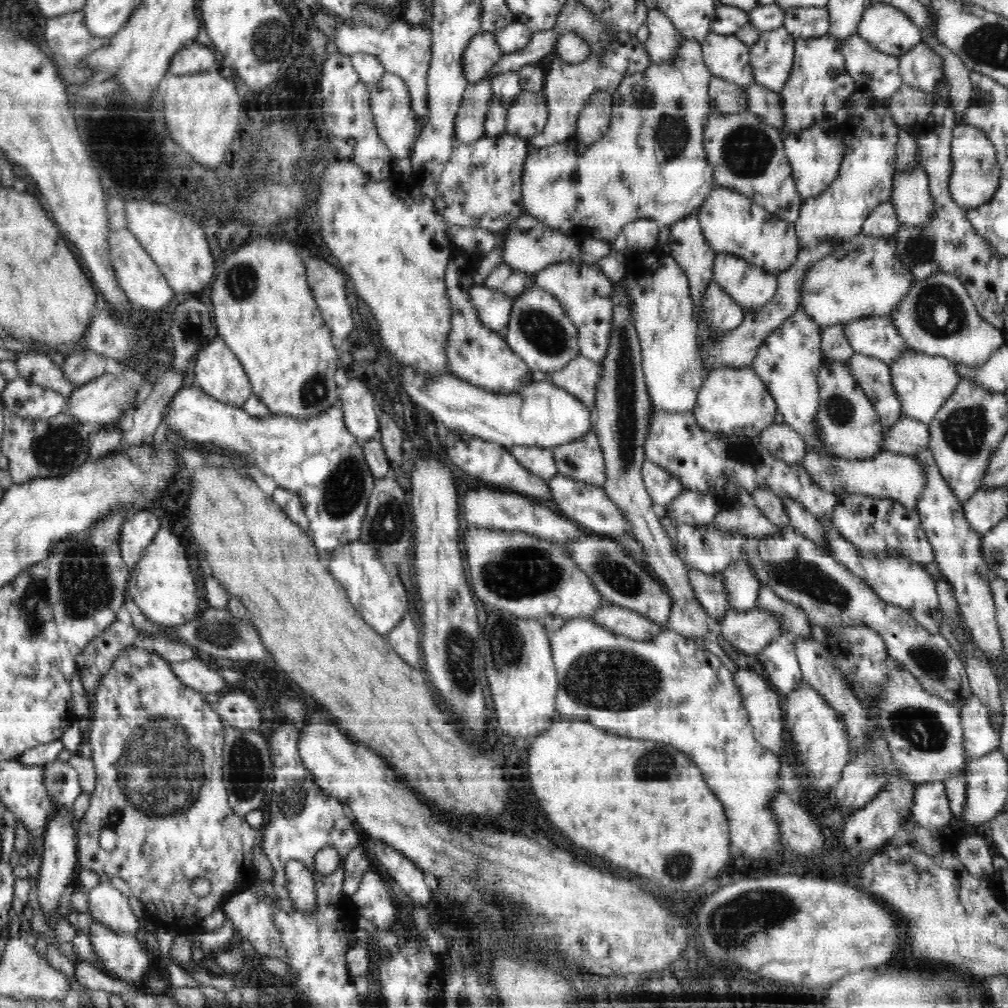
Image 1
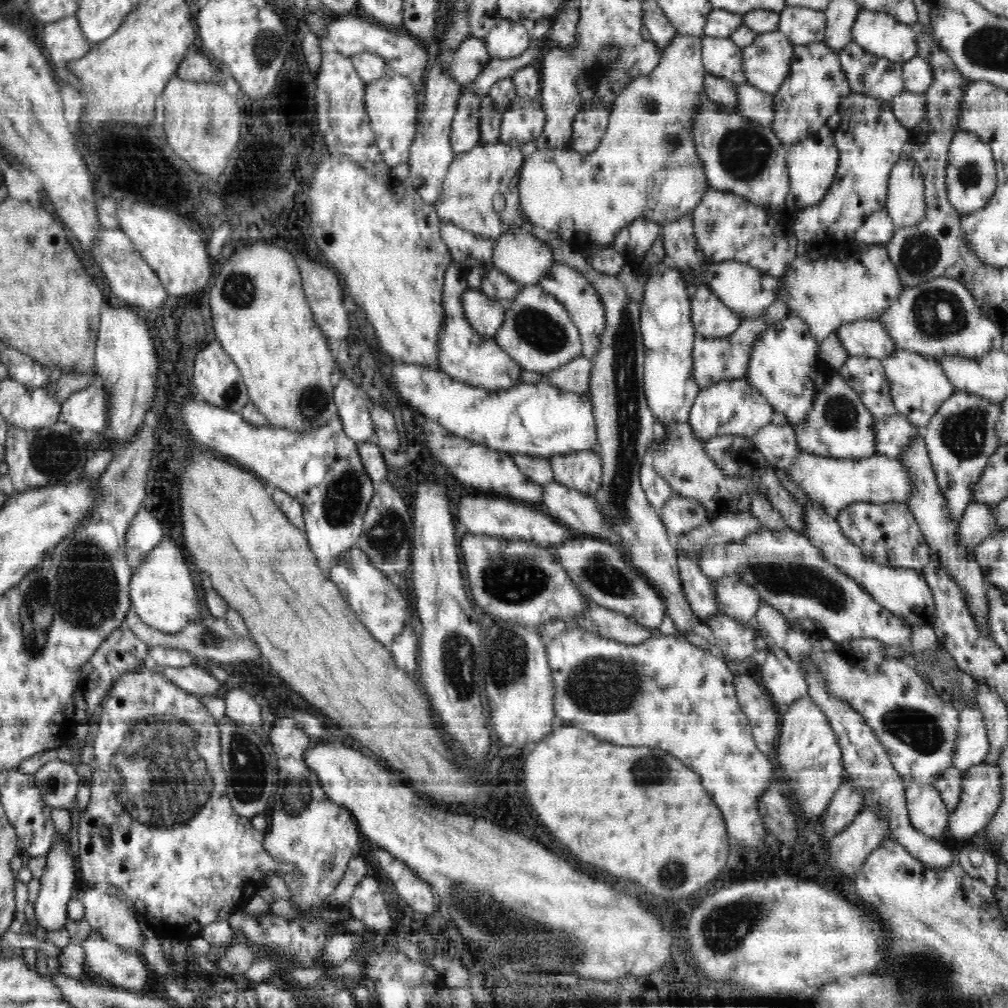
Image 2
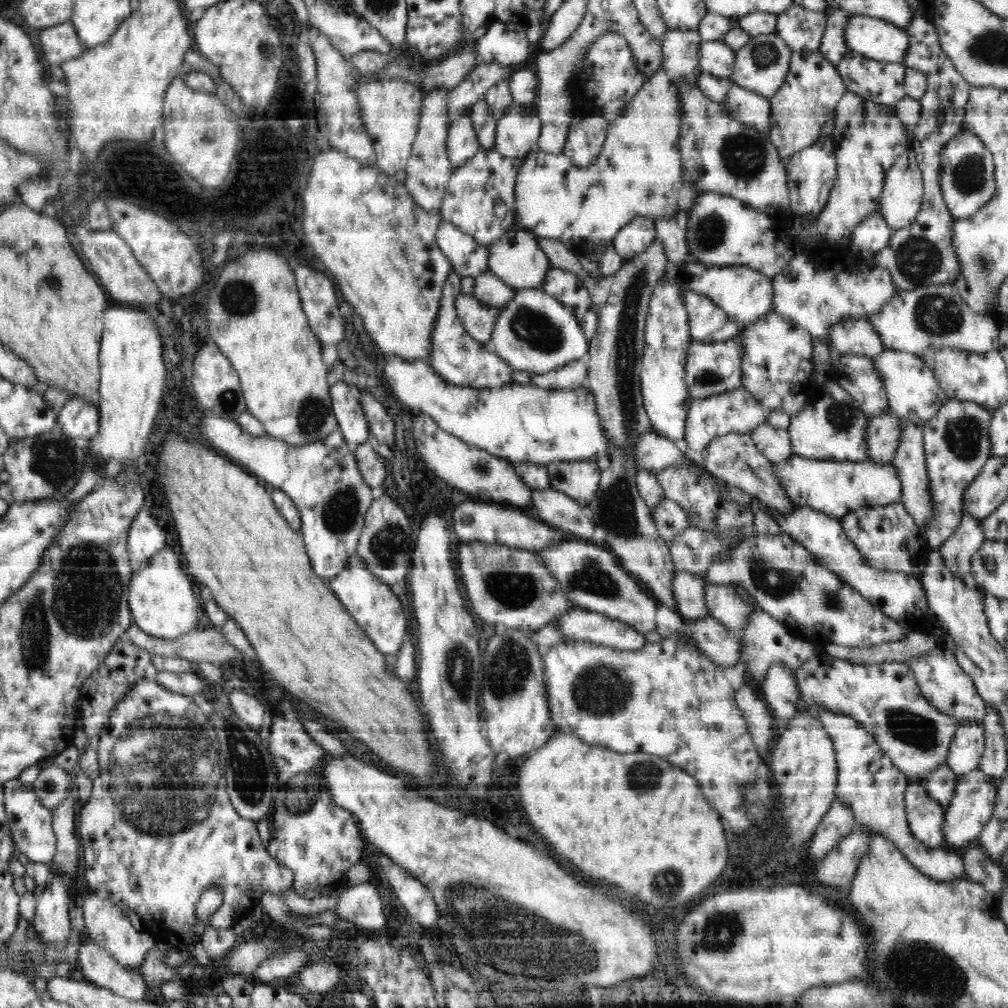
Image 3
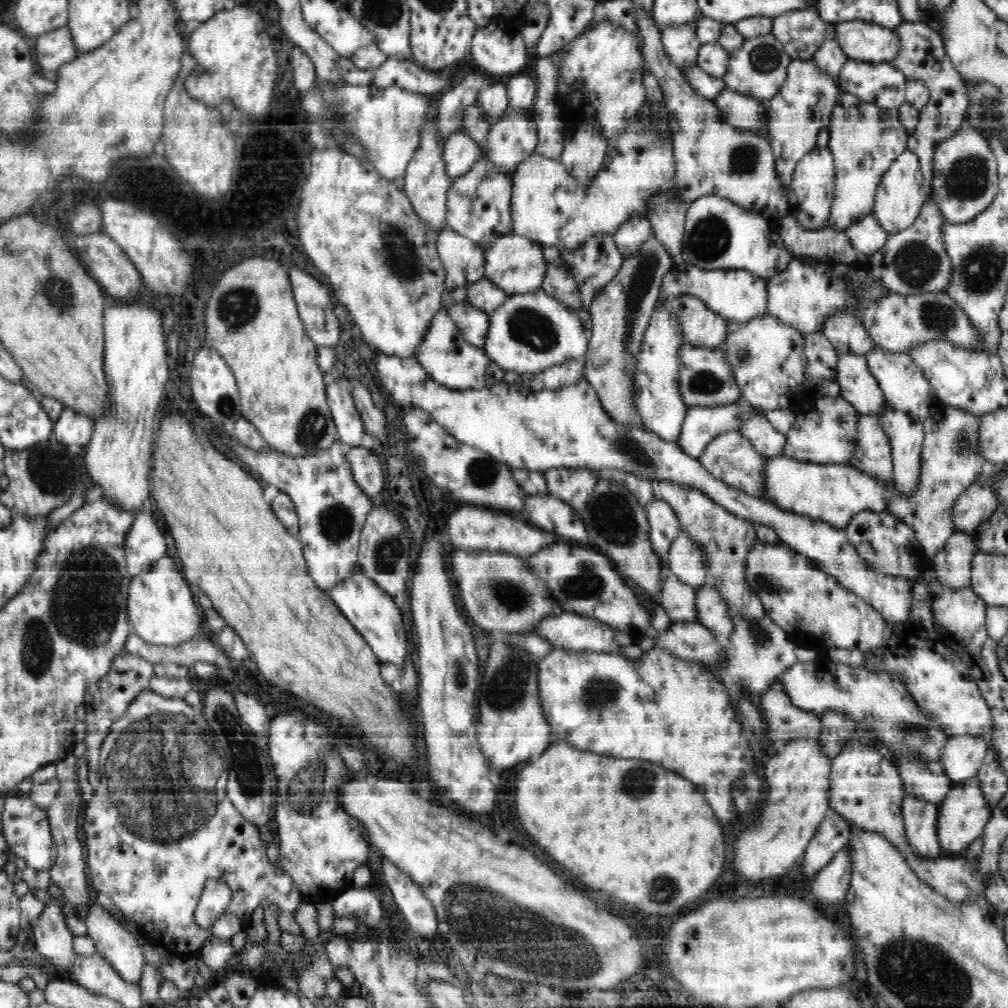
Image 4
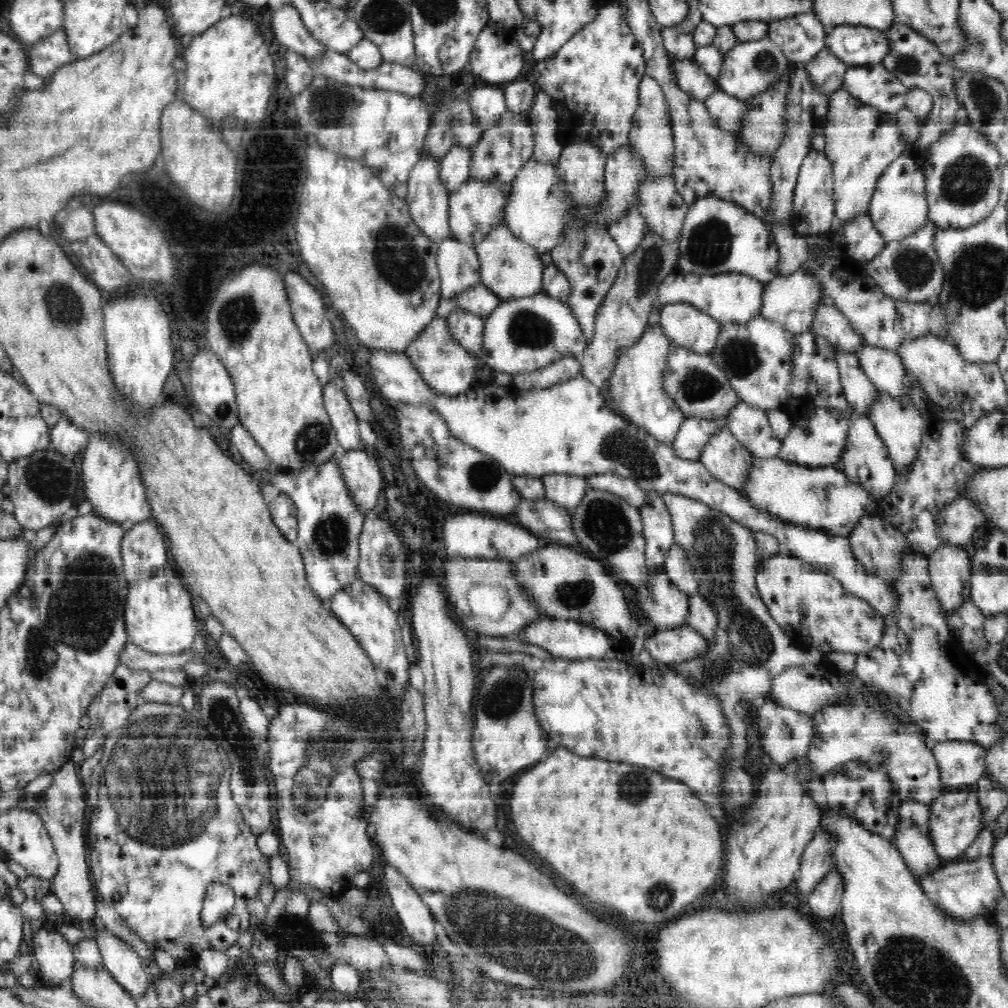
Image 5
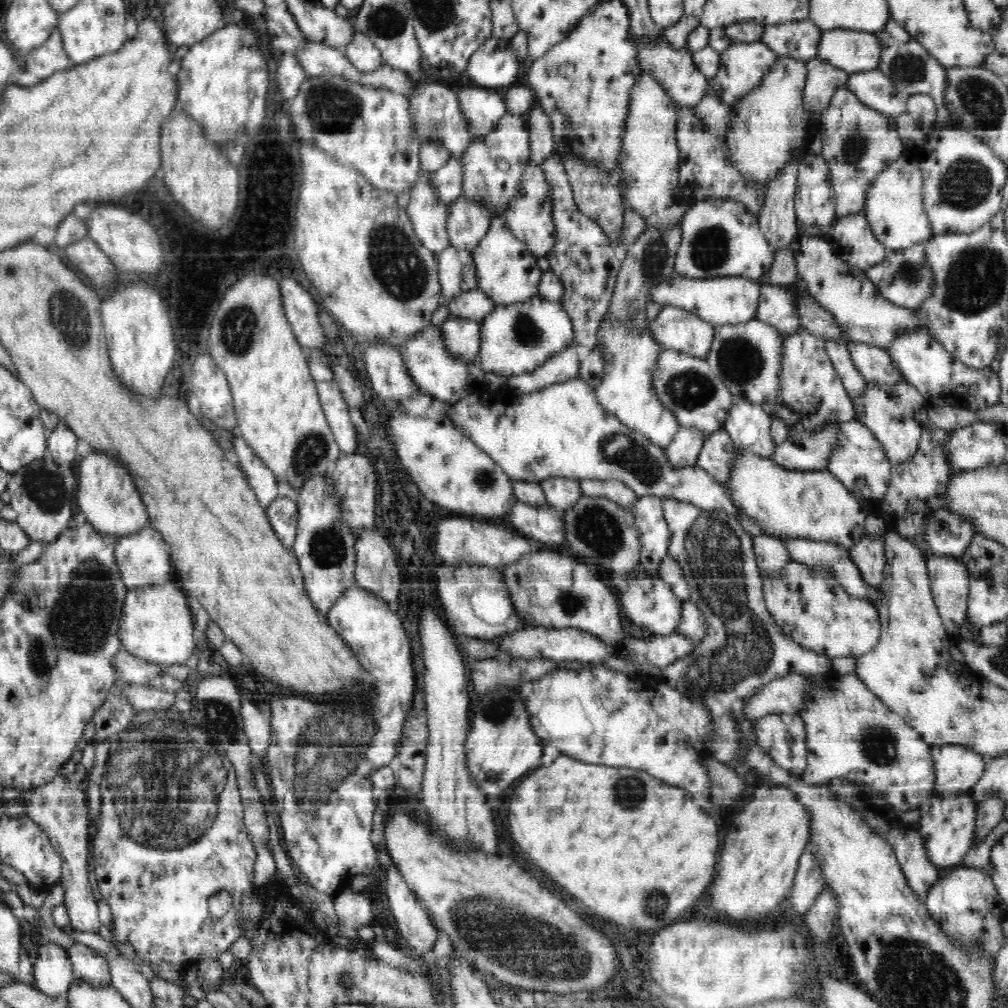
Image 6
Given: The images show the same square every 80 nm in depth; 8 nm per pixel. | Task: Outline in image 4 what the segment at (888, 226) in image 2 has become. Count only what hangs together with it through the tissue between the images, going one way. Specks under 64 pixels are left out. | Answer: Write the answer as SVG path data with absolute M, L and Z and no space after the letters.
M864 215L845 231L849 246L860 254L864 254L865 260L880 250L888 240L888 233L884 232L880 223L873 215Z

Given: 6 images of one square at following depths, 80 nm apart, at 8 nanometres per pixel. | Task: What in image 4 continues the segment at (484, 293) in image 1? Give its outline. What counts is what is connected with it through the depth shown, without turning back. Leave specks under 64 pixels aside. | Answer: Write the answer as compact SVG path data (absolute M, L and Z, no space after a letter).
M466 300L456 302L447 312L464 340L478 349L483 348L488 336L490 314L471 306Z

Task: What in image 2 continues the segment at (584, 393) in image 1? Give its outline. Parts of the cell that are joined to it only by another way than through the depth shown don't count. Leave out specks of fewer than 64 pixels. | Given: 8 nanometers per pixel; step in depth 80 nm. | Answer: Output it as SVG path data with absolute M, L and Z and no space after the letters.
M580 355L574 360L562 365L559 369L542 373L540 382L555 386L565 391L577 391L589 394L589 379L592 372L593 359Z

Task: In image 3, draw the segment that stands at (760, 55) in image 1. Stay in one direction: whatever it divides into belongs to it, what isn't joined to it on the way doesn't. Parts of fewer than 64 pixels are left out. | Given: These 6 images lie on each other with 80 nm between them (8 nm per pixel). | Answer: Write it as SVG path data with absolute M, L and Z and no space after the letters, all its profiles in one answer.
M776 32L752 37L749 45L736 51L730 80L734 85L765 98L775 96L788 77L792 54L788 44Z

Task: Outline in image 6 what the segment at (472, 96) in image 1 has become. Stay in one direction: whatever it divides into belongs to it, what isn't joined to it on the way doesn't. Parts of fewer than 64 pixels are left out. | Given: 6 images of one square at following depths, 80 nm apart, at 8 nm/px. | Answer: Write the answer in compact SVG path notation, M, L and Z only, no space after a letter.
M451 157L430 178L430 187L436 189L438 200L448 206L461 196L462 158Z

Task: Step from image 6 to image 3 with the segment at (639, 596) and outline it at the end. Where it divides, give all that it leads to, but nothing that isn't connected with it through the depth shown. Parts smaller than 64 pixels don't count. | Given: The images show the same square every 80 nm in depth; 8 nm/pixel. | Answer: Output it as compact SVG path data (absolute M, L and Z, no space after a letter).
M675 570L672 576L672 596L674 608L675 602L678 602L680 616L694 621L708 617L708 607L704 601L708 582L704 577L692 575Z

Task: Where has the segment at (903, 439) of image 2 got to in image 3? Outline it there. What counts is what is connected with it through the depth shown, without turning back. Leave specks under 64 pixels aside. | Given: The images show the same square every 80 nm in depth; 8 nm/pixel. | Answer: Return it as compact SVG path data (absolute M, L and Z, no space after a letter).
M892 412L884 416L868 417L868 459L876 463L891 463L894 460L897 443L900 442L898 422L900 419Z

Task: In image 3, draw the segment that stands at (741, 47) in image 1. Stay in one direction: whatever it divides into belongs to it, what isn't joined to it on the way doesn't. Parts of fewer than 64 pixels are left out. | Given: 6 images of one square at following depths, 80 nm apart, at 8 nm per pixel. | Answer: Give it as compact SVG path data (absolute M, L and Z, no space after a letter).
M710 40L701 45L699 66L703 72L713 76L730 79L733 64L736 61L736 51L722 40Z

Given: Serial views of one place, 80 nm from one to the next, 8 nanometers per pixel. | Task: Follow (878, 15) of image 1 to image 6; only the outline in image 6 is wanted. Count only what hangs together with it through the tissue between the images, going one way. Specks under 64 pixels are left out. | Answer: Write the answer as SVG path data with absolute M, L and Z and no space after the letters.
M836 29L823 32L817 57L852 74L878 67L881 55L882 46L876 33Z

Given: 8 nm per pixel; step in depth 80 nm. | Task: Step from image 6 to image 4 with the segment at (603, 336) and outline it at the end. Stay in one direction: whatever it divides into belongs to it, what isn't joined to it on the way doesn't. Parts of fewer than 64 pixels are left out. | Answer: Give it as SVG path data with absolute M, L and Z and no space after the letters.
M658 301L651 314L648 328L644 334L644 340L642 340L640 351L637 352L635 358L635 371L631 374L632 393L636 393L634 403L636 403L636 412L637 416L640 416L642 428L656 433L656 436L660 437L662 441L677 443L687 410L689 409L688 405L684 404L684 401L681 400L679 392L677 392L677 385L675 384L677 362L679 361L677 360L677 352L680 351L681 346L685 342L679 336L679 330L675 326L675 318L667 312L668 302L670 301L660 304L660 301Z

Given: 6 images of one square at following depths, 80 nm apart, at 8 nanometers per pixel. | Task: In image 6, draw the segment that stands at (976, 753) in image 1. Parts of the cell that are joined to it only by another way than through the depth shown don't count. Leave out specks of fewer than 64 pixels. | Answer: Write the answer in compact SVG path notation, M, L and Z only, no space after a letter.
M962 745L931 747L935 796L950 798L972 789L983 776L986 758Z

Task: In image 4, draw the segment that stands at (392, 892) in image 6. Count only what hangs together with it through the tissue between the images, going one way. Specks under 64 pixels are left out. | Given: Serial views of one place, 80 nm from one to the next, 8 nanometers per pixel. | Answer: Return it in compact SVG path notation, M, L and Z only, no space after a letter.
M386 857L382 859L382 870L386 886L390 886L395 903L408 920L408 924L422 936L434 936L438 930L438 918L436 911L432 910L428 897L417 888L408 874L402 872Z

